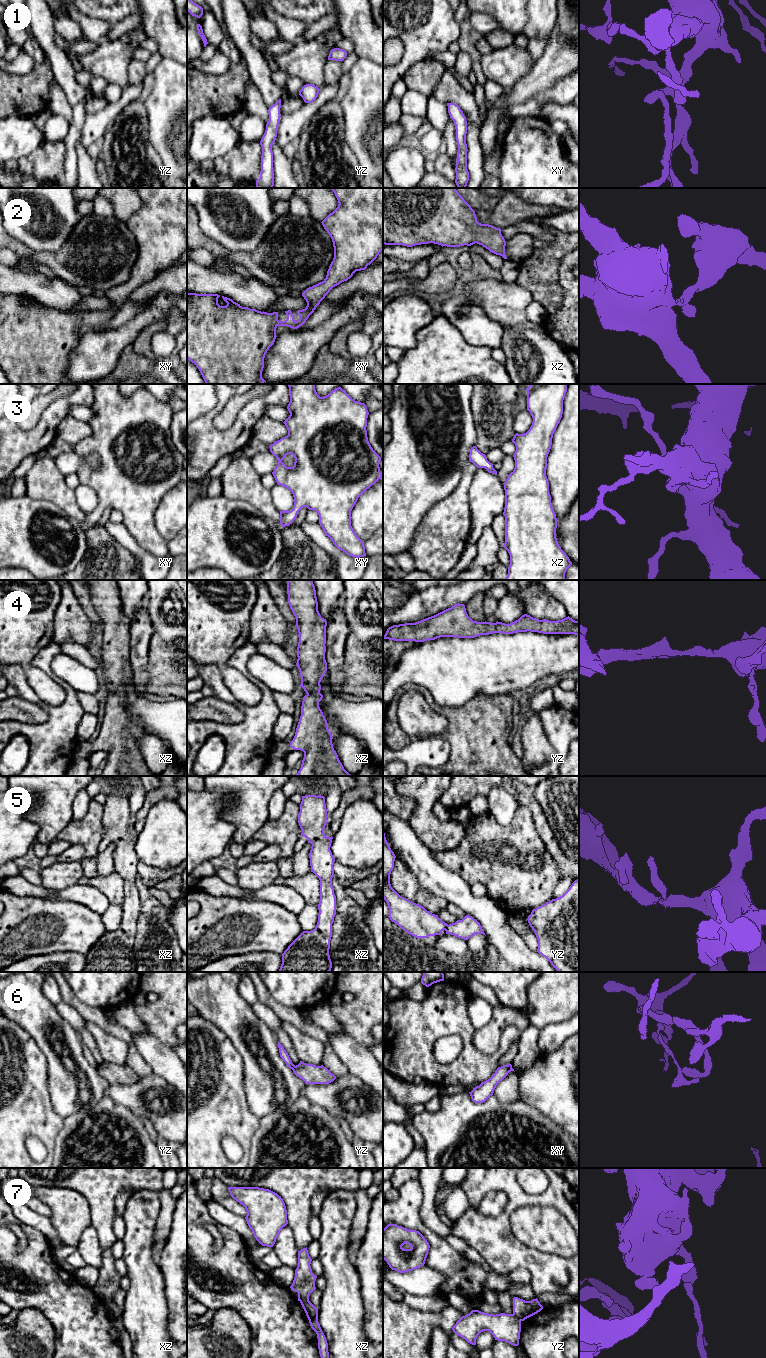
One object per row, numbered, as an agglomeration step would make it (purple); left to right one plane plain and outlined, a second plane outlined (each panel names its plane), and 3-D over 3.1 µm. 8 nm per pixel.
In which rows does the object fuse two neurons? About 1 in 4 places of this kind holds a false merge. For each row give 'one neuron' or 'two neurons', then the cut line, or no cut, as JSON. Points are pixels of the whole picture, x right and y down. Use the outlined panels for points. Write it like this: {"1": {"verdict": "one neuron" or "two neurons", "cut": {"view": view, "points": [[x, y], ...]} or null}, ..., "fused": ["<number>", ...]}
{"1": {"verdict": "one neuron", "cut": null}, "2": {"verdict": "one neuron", "cut": null}, "3": {"verdict": "one neuron", "cut": null}, "4": {"verdict": "one neuron", "cut": null}, "5": {"verdict": "one neuron", "cut": null}, "6": {"verdict": "one neuron", "cut": null}, "7": {"verdict": "two neurons", "cut": {"view": "xz", "points": [[308, 1299], [300, 1301]]}}, "fused": ["7"]}

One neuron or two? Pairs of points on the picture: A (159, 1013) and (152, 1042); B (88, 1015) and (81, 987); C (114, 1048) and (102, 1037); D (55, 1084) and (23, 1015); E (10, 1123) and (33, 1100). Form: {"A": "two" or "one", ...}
{"A": "two", "B": "two", "C": "one", "D": "one", "E": "one"}

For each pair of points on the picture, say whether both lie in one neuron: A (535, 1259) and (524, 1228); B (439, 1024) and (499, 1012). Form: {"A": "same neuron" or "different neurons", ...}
{"A": "different neurons", "B": "different neurons"}

